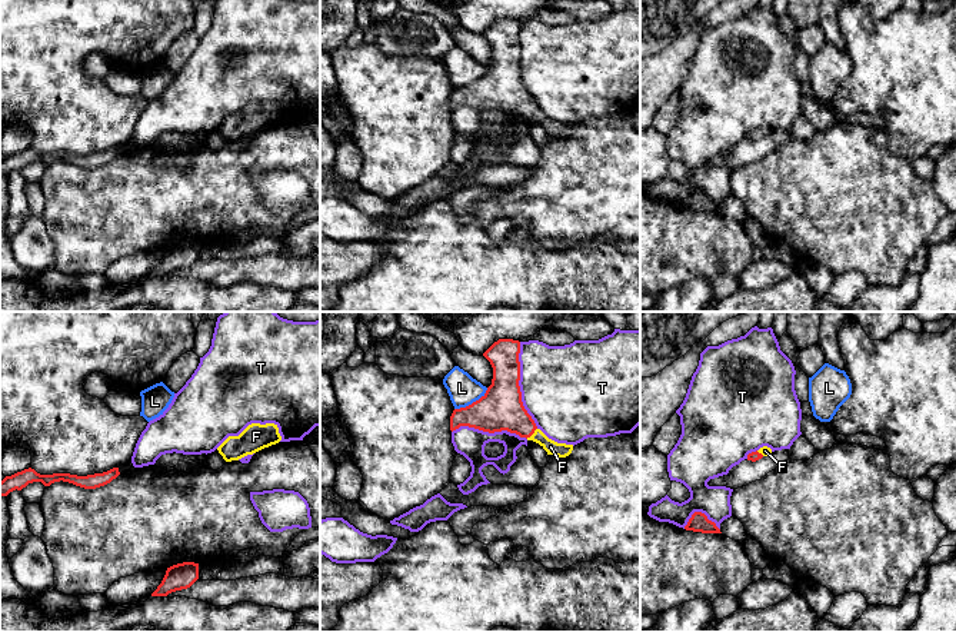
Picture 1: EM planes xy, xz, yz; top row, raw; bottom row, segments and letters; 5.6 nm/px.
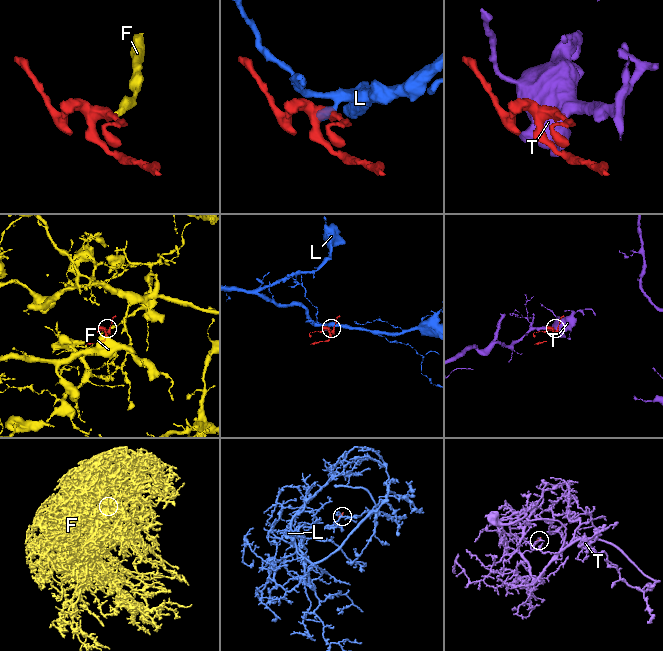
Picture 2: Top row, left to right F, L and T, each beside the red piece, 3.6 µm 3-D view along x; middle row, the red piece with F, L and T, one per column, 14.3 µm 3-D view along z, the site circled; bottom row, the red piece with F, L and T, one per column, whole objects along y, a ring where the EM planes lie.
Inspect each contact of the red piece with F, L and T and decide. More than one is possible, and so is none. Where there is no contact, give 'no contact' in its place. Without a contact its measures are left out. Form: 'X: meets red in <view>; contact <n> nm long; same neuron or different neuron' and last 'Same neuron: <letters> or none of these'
F: meets red in xz; contact 90 nm long; same neuron
L: meets red in xz; contact 220 nm long; different neuron
T: meets red in xz; contact 500 nm long; different neuron
Same neuron: F

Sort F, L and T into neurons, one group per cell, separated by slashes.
F / L / T

